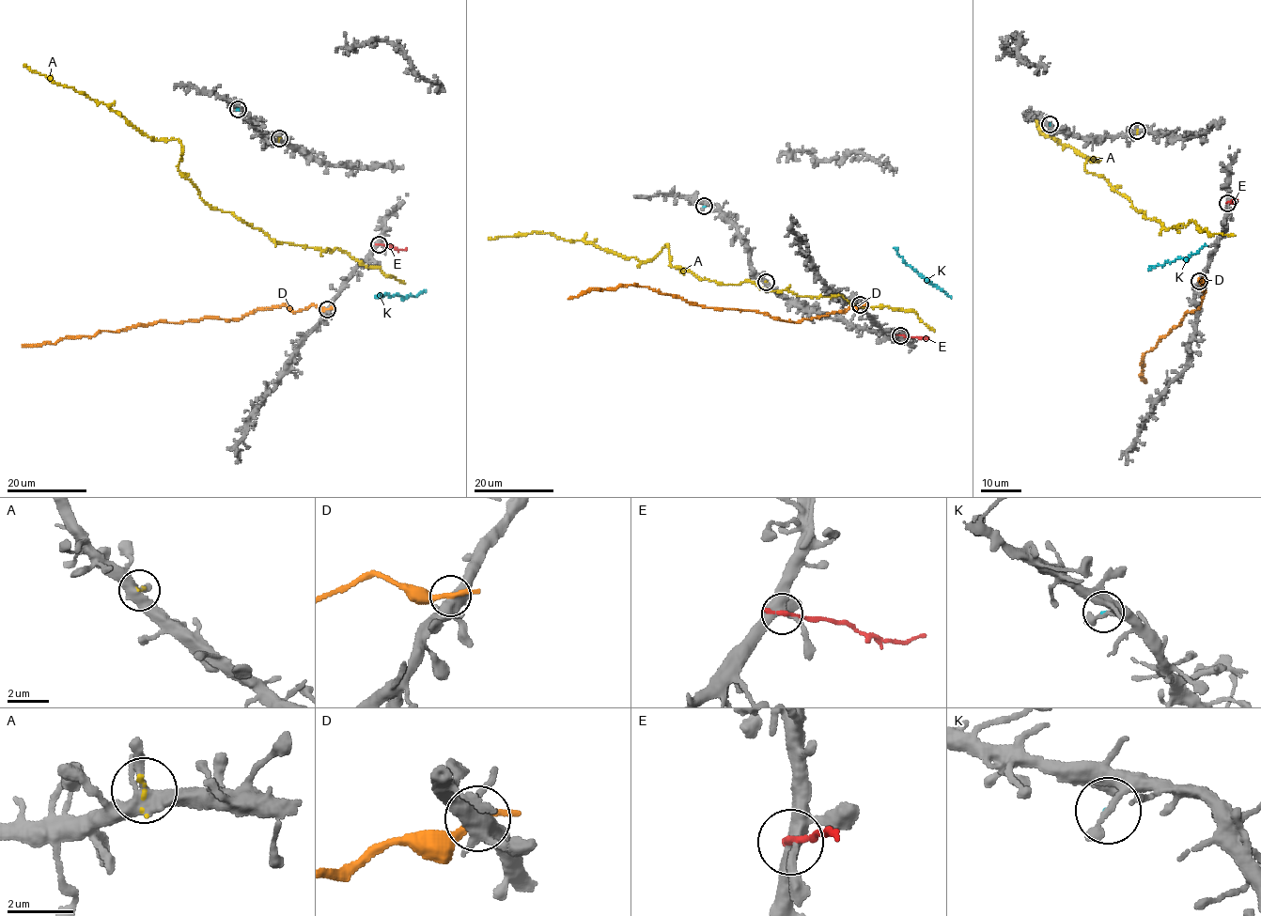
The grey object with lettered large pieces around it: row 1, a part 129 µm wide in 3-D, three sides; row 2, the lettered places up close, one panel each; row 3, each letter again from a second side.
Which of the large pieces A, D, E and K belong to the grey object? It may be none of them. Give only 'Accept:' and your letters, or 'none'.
Accept: A

